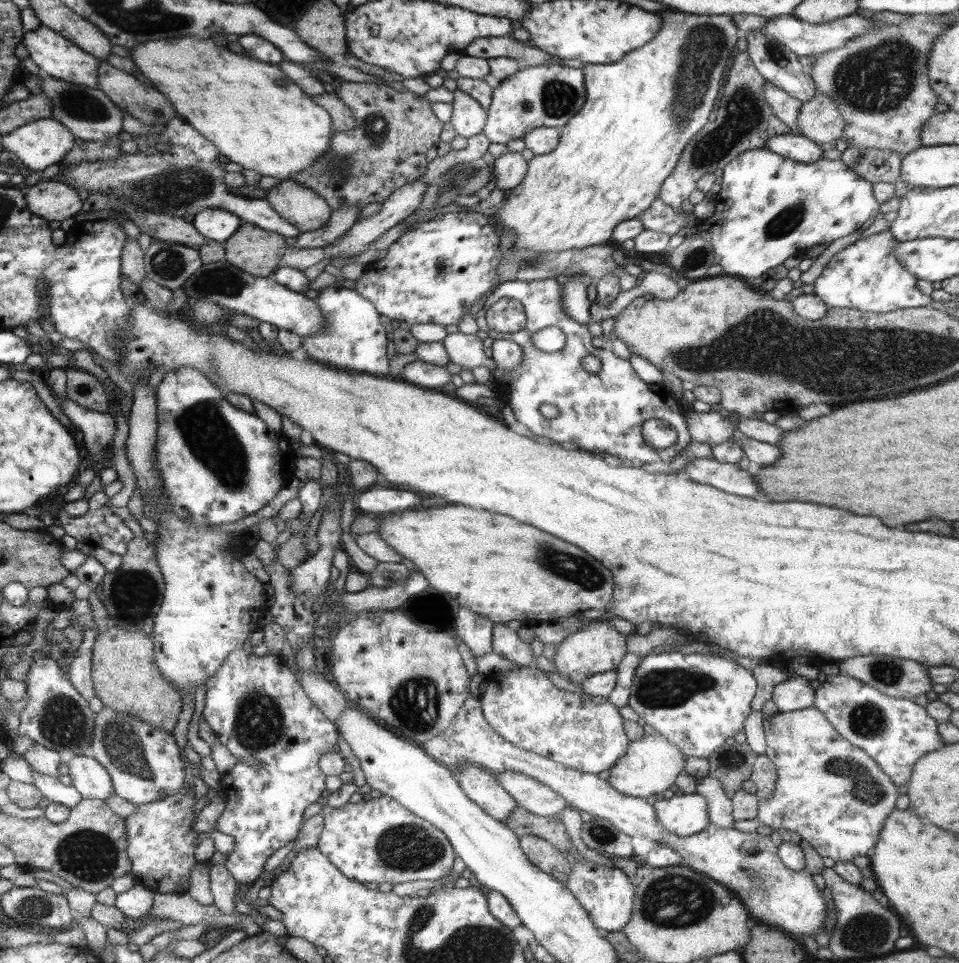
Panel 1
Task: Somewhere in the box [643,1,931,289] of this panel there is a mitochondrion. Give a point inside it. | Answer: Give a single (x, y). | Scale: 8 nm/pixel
(869, 81)

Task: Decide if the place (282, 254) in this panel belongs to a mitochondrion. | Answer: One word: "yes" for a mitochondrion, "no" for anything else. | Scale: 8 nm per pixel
no

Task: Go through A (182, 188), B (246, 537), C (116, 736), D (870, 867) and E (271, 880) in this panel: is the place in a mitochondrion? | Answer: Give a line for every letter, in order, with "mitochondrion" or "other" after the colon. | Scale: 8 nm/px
A: mitochondrion
B: other
C: mitochondrion
D: other
E: other

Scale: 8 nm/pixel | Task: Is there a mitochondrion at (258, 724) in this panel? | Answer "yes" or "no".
yes

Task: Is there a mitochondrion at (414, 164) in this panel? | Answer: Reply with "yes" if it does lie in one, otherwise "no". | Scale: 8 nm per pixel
no

